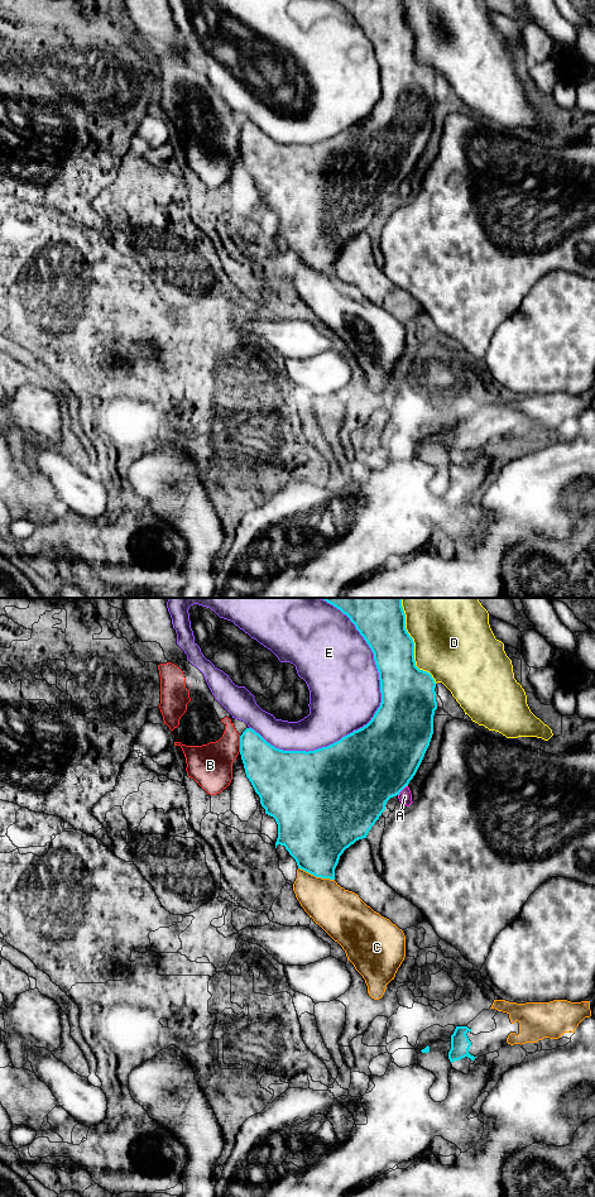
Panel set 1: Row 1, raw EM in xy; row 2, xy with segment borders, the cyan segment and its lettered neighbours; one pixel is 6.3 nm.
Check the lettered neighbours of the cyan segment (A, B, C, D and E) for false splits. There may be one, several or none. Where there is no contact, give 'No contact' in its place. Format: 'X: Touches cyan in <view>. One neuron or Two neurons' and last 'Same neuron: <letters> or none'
A: Touches cyan in xy. Two neurons
B: Touches cyan in xy. Two neurons
C: Touches cyan in xy. One neuron
D: Touches cyan in xy. Two neurons
E: Touches cyan in xy. Two neurons
Same neuron: C

